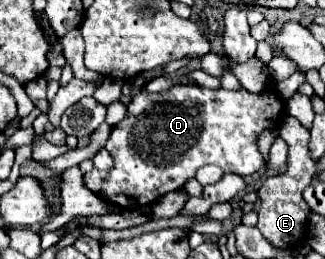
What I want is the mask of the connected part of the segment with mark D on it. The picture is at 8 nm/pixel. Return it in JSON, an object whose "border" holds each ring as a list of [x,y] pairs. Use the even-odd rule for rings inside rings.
{"border":[[[176,85],[162,93],[142,91],[130,101],[126,117],[112,127],[110,139],[106,143],[106,149],[114,159],[114,167],[106,173],[86,173],[84,185],[94,195],[112,205],[130,209],[136,203],[136,207],[142,209],[144,205],[152,205],[158,197],[166,195],[168,191],[182,189],[184,183],[196,177],[196,171],[204,165],[220,165],[226,173],[236,173],[242,177],[254,175],[264,167],[264,157],[258,151],[256,137],[266,129],[278,129],[284,119],[286,107],[274,89],[268,89],[258,95],[248,93],[246,89],[212,91],[198,85]]]}

